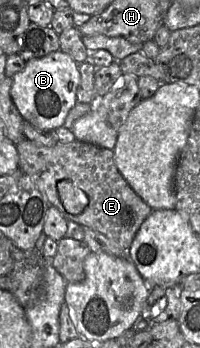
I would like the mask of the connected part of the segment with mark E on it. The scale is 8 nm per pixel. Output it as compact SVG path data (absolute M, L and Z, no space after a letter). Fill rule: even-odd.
M23 139L16 144L19 169L30 176L37 189L68 220L87 226L115 241L128 252L135 235L153 209L139 197L119 172L114 150L75 140L72 143L57 143L52 147ZM70 180L88 196L88 206L79 214L69 213L59 198L57 183Z

